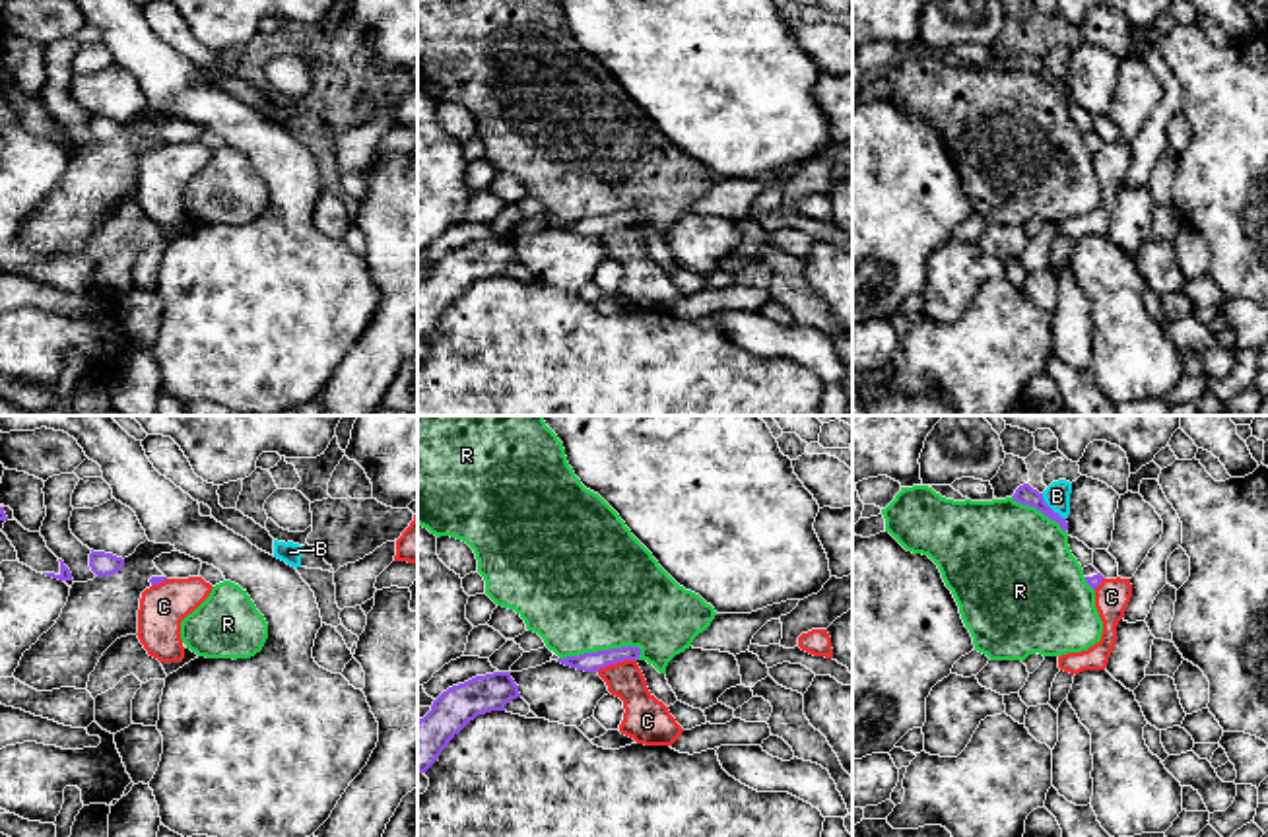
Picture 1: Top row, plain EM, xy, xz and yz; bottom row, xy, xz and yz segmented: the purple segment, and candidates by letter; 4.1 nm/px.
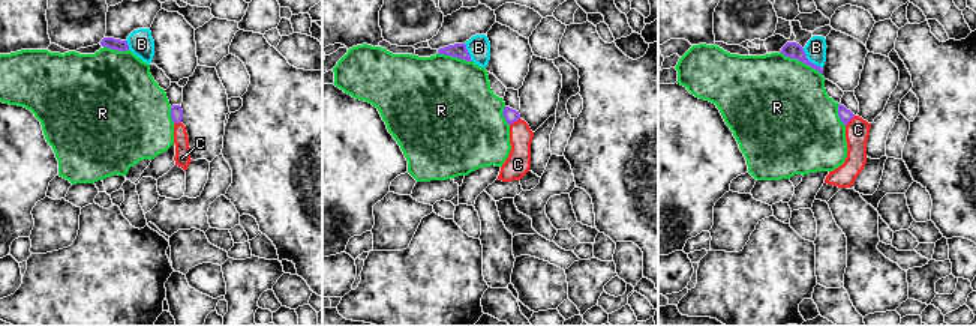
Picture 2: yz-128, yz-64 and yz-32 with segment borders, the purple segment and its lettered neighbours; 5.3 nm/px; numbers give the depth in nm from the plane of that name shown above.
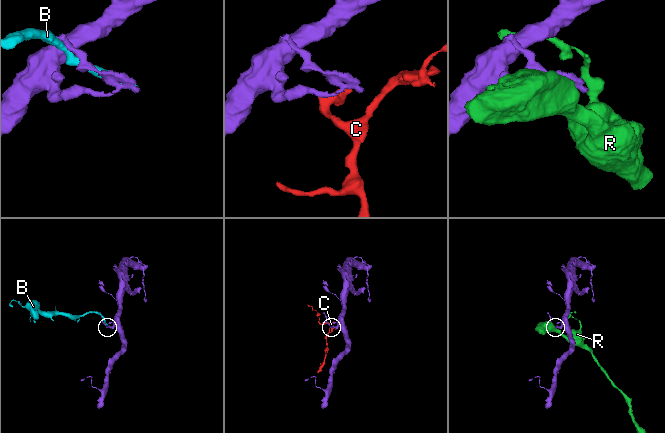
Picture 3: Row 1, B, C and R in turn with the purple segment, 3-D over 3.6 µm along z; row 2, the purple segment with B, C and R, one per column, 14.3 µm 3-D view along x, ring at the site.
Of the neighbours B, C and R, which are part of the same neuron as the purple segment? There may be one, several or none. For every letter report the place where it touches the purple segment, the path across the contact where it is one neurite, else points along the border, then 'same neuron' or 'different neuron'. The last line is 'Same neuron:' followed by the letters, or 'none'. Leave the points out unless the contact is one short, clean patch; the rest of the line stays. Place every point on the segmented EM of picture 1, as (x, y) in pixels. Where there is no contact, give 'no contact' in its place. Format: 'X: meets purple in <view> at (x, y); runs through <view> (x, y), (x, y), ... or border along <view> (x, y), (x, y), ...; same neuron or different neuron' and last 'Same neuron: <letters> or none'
B: meets purple in yz at (1049, 507); different neuron
C: meets purple in xz at (616, 663); border along xz (635, 659), (610, 663), (597, 670); different neuron
R: meets purple in xz at (600, 651); different neuron
Same neuron: none

